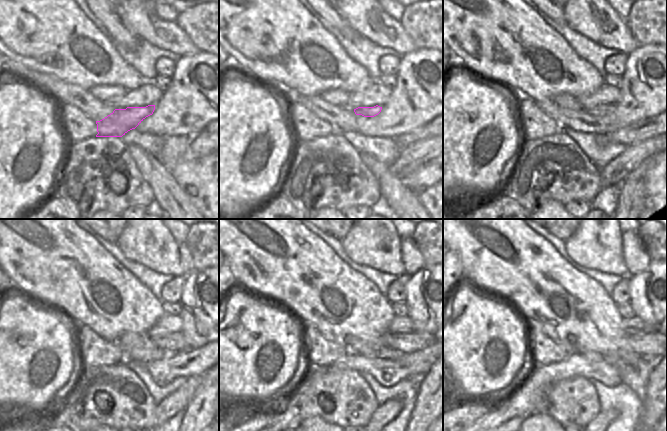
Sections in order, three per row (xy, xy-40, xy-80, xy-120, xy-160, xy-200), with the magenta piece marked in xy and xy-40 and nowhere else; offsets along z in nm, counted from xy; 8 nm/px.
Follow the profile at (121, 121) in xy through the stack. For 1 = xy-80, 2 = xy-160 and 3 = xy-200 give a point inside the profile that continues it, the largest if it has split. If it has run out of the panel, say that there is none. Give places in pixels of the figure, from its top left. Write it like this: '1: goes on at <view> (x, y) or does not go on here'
1: goes on at xy-80 (596, 111)
2: goes on at xy-160 (406, 342)
3: goes on at xy-200 (646, 345)

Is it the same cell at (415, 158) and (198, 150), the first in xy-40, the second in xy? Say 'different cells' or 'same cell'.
same cell

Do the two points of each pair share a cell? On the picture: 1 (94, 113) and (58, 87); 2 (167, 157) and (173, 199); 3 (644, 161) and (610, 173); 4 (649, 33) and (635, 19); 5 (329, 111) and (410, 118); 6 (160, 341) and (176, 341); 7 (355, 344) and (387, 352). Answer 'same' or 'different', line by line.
1: same
2: different
3: same
4: same
5: same
6: same
7: same

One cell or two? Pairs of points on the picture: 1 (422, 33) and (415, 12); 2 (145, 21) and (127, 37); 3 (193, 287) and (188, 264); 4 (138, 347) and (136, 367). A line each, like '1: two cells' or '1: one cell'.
1: one cell
2: two cells
3: two cells
4: two cells

